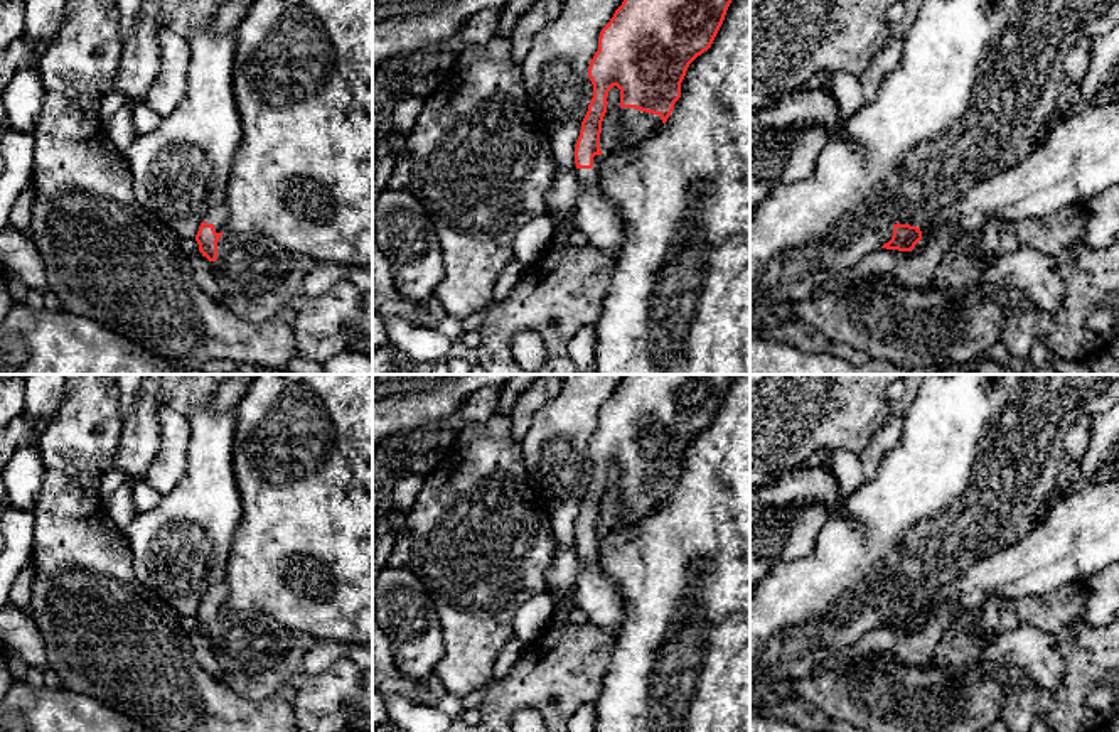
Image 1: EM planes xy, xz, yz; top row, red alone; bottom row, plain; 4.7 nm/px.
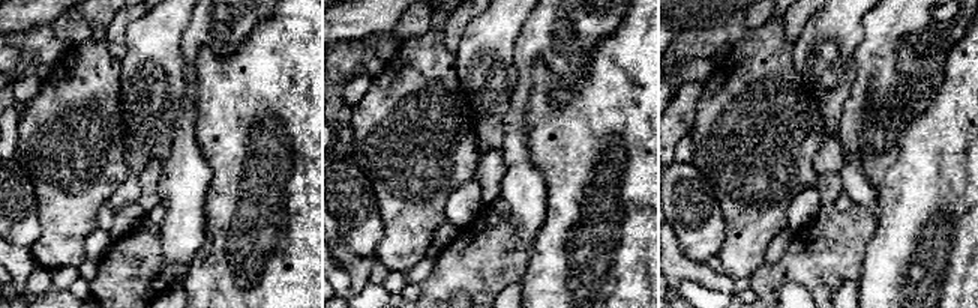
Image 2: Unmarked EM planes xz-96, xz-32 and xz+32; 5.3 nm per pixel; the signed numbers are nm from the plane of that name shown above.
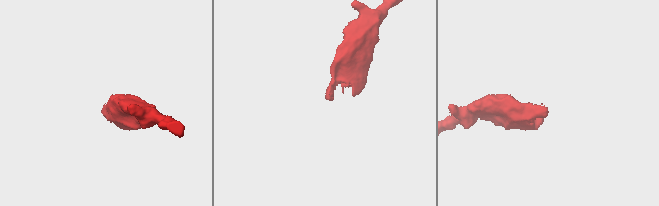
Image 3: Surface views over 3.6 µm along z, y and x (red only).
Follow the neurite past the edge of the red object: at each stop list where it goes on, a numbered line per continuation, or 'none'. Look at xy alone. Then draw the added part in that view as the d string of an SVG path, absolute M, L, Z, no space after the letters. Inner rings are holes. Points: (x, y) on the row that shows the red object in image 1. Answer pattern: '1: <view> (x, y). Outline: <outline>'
1: xy (218, 216). Outline: M226 202L216 206L204 216L204 223L212 224L216 233L226 233L229 209Z

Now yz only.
1: yz (1079, 159). Outline: M1119 101L1080 103L1047 135L1038 150L918 221L917 228L922 236L950 228L954 245L959 245L966 236L981 234L991 218L999 218L1003 223L1041 218L1065 206L1085 206L1112 186L1119 186Z

